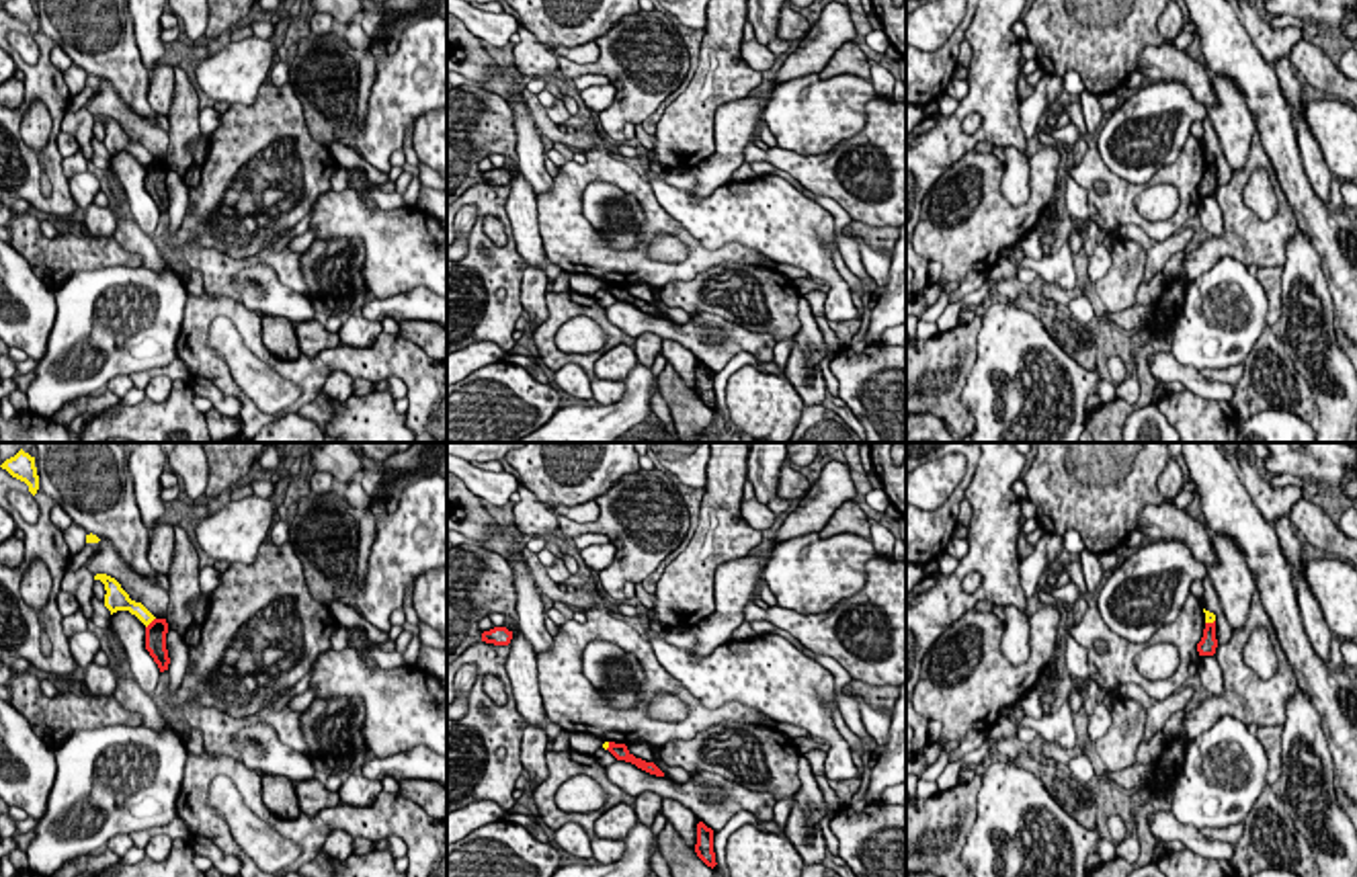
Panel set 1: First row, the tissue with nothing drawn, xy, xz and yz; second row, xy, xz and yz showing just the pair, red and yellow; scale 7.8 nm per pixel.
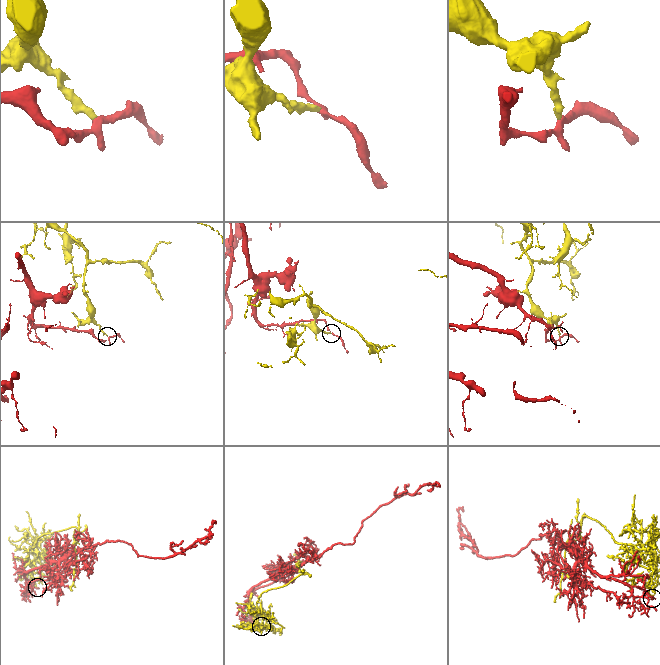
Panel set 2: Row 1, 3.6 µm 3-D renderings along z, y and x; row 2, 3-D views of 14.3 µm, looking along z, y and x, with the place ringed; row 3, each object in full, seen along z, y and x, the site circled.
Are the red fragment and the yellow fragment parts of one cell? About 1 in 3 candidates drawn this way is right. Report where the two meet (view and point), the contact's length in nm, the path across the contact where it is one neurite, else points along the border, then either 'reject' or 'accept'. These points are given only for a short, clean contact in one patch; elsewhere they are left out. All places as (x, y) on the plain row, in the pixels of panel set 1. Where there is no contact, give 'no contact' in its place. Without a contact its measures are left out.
contact xy (150, 164); length 120 nm; border xy (154, 158), (146, 169); reject

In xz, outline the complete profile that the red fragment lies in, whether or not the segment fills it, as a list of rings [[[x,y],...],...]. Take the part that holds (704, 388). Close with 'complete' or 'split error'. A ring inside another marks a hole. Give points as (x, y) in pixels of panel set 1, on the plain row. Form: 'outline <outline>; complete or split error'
outline [[[703,363],[697,365],[695,393],[707,408],[713,410],[717,406],[713,393],[713,371],[707,369]]]; complete

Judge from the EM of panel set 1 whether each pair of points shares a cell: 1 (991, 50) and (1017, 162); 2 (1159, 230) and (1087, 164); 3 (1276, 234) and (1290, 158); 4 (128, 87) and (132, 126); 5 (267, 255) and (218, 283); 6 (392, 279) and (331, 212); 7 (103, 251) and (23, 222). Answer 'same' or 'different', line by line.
1: different
2: same
3: different
4: different
5: same
6: same
7: same

